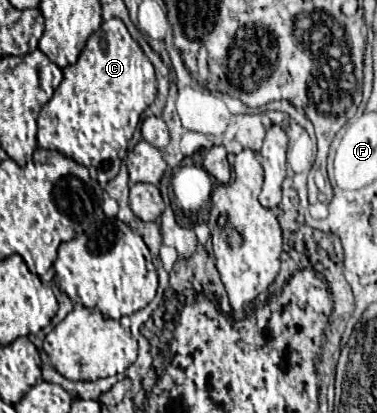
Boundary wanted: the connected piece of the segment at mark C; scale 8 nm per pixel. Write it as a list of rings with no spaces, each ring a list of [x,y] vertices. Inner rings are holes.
[[[121,19],[103,21],[87,39],[77,63],[63,69],[59,89],[55,89],[55,95],[39,111],[37,145],[41,149],[57,149],[85,165],[91,177],[105,187],[119,173],[129,139],[155,95],[155,69],[139,43],[129,35]]]

